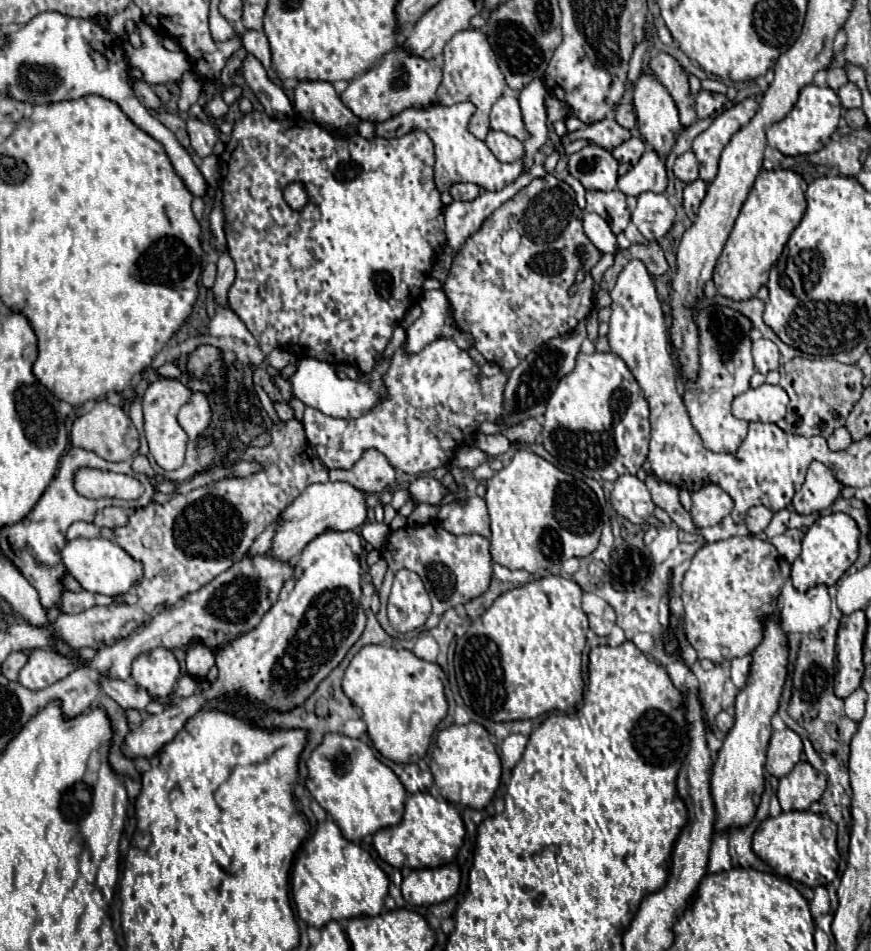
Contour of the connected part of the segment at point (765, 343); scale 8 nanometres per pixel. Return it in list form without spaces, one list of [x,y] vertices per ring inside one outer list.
[[[759,338],[753,342],[753,362],[755,362],[755,370],[761,374],[767,374],[771,370],[779,368],[779,348],[765,338]]]

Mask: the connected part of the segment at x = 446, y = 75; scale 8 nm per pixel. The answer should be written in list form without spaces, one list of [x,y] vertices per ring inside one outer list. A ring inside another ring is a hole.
[[[477,28],[461,30],[447,42],[443,58],[445,58],[445,62],[443,62],[443,82],[437,90],[437,104],[453,106],[453,104],[459,104],[459,102],[471,102],[475,106],[475,114],[469,120],[469,132],[475,138],[485,140],[485,136],[489,132],[491,106],[497,102],[497,98],[507,88],[505,78],[503,78],[503,74],[499,70],[499,64],[497,64],[497,56],[495,56],[487,36]]]

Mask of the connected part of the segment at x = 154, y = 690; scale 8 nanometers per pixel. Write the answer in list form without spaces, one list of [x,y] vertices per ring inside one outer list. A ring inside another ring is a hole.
[[[157,648],[133,662],[133,680],[145,688],[153,698],[167,698],[173,694],[179,680],[179,664],[171,650]]]

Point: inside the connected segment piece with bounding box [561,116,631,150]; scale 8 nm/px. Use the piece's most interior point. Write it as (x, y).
(606, 133)

